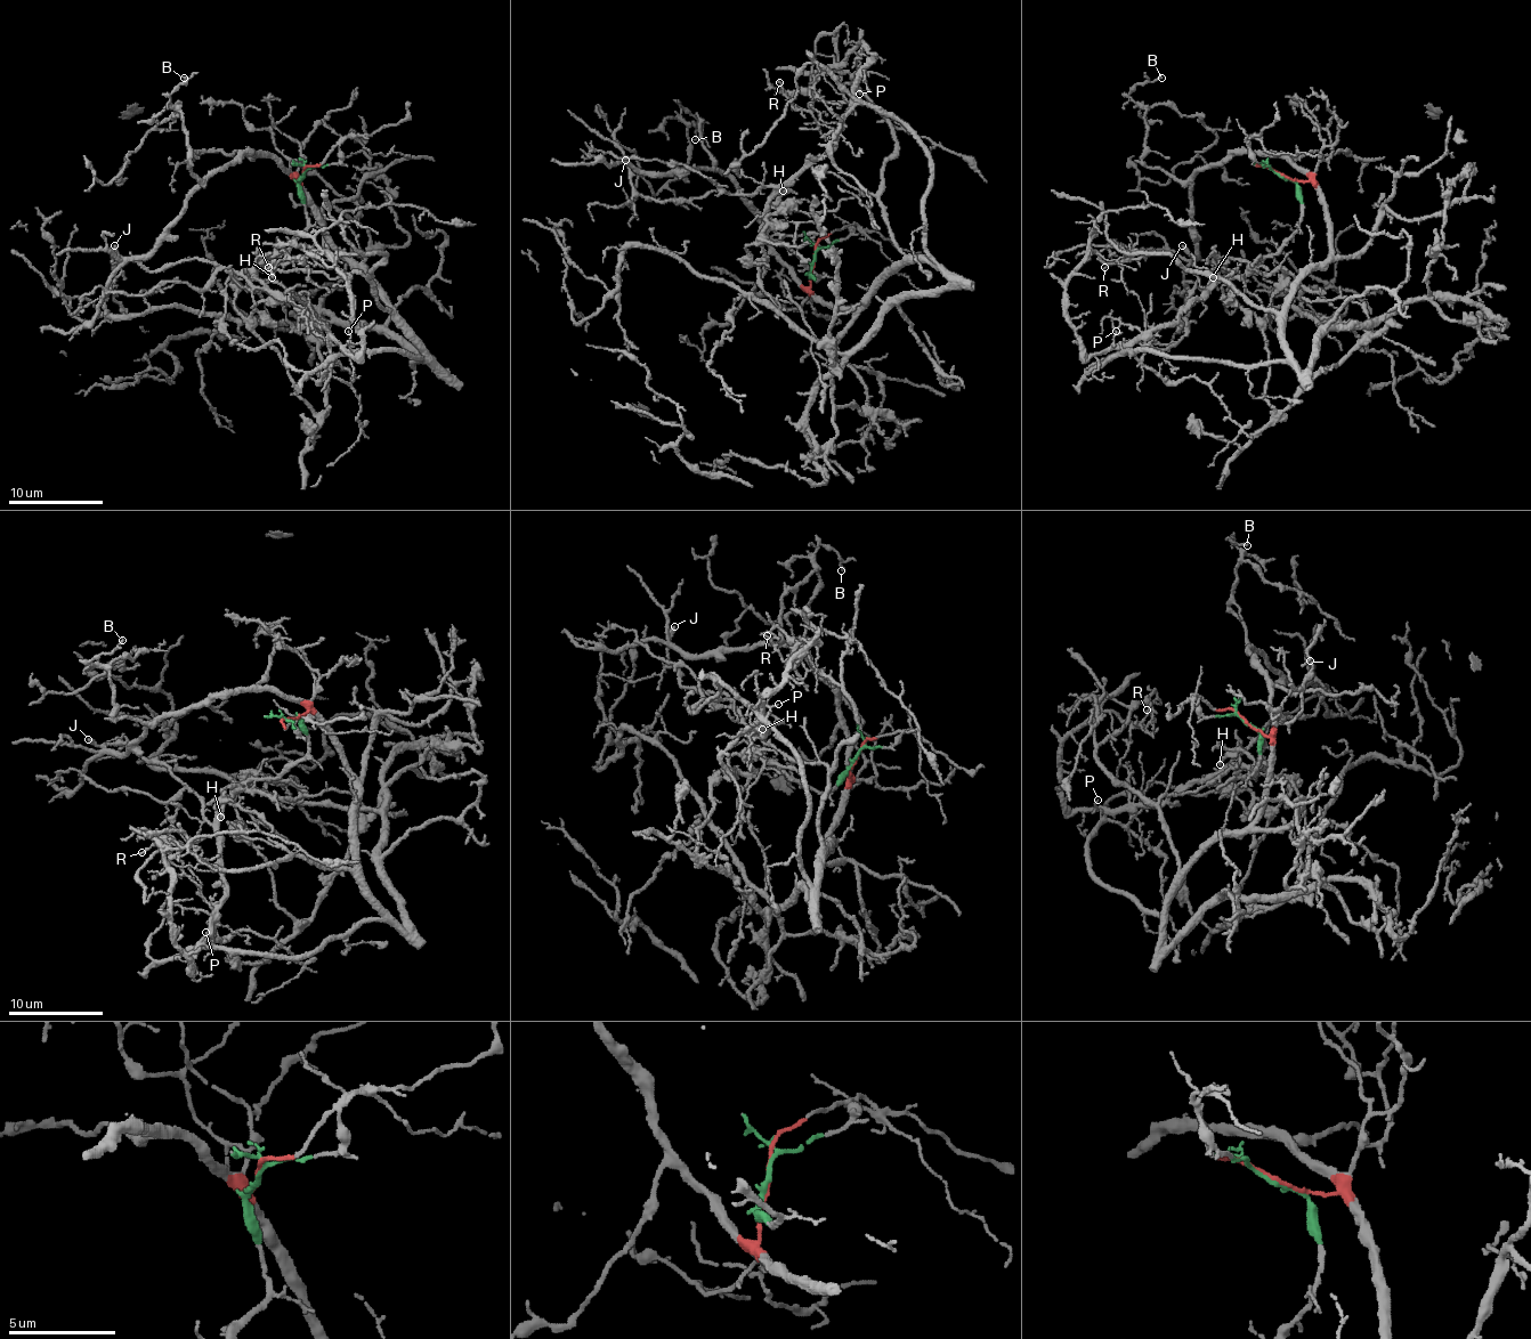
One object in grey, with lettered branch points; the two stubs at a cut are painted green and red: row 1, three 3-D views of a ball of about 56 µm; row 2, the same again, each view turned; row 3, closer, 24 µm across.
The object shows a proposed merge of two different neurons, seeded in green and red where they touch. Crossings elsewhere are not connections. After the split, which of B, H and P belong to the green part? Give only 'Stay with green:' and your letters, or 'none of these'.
Stay with green: H, P

